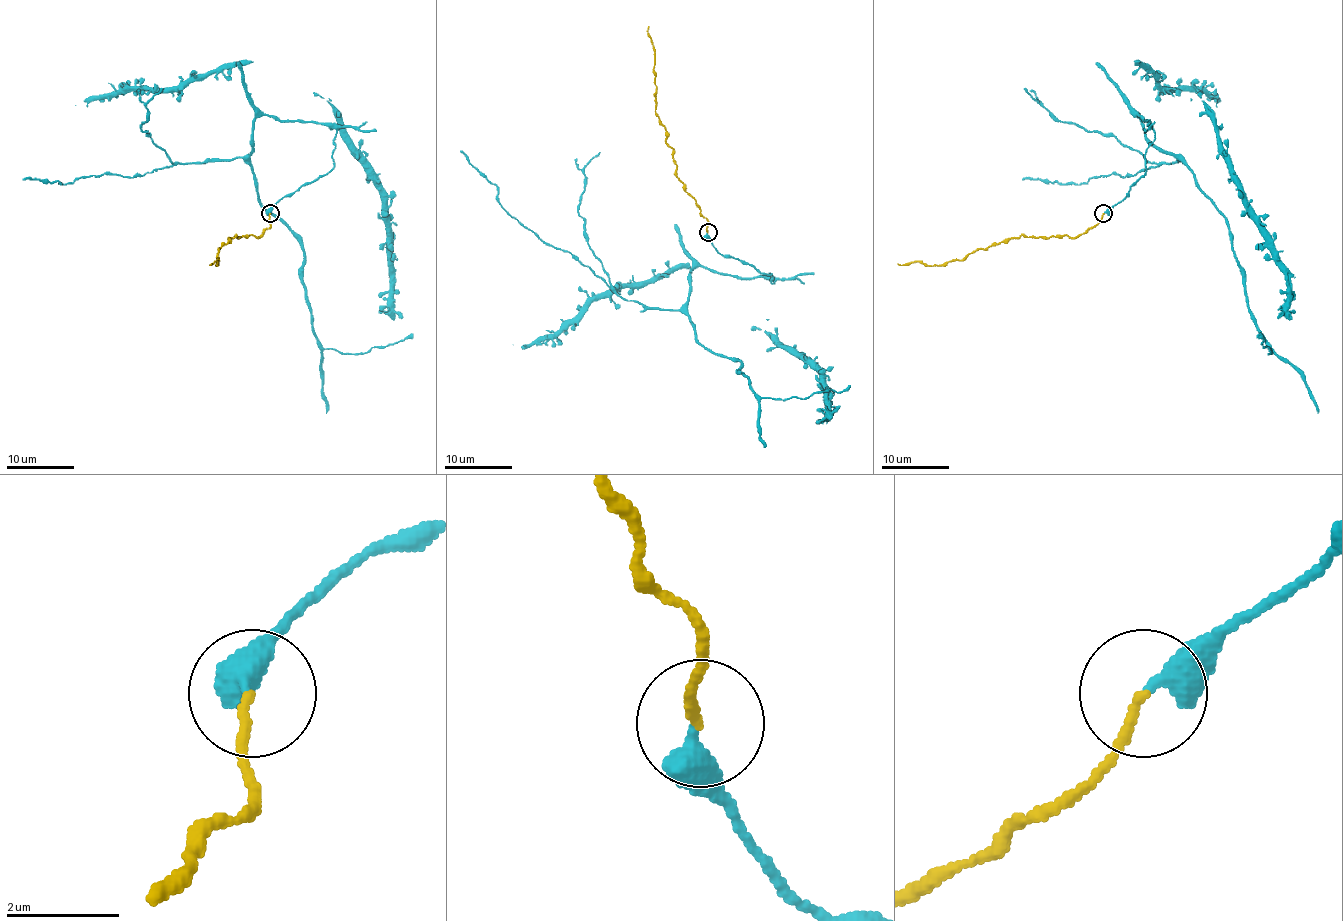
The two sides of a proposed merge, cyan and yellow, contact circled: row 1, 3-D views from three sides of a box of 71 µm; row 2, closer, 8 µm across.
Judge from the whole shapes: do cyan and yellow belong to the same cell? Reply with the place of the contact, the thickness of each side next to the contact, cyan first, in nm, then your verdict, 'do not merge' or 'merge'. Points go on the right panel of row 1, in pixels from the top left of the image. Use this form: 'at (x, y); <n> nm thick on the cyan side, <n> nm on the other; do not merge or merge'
at (1103, 213); 400 nm thick on the cyan side, 160 nm on the other; merge

